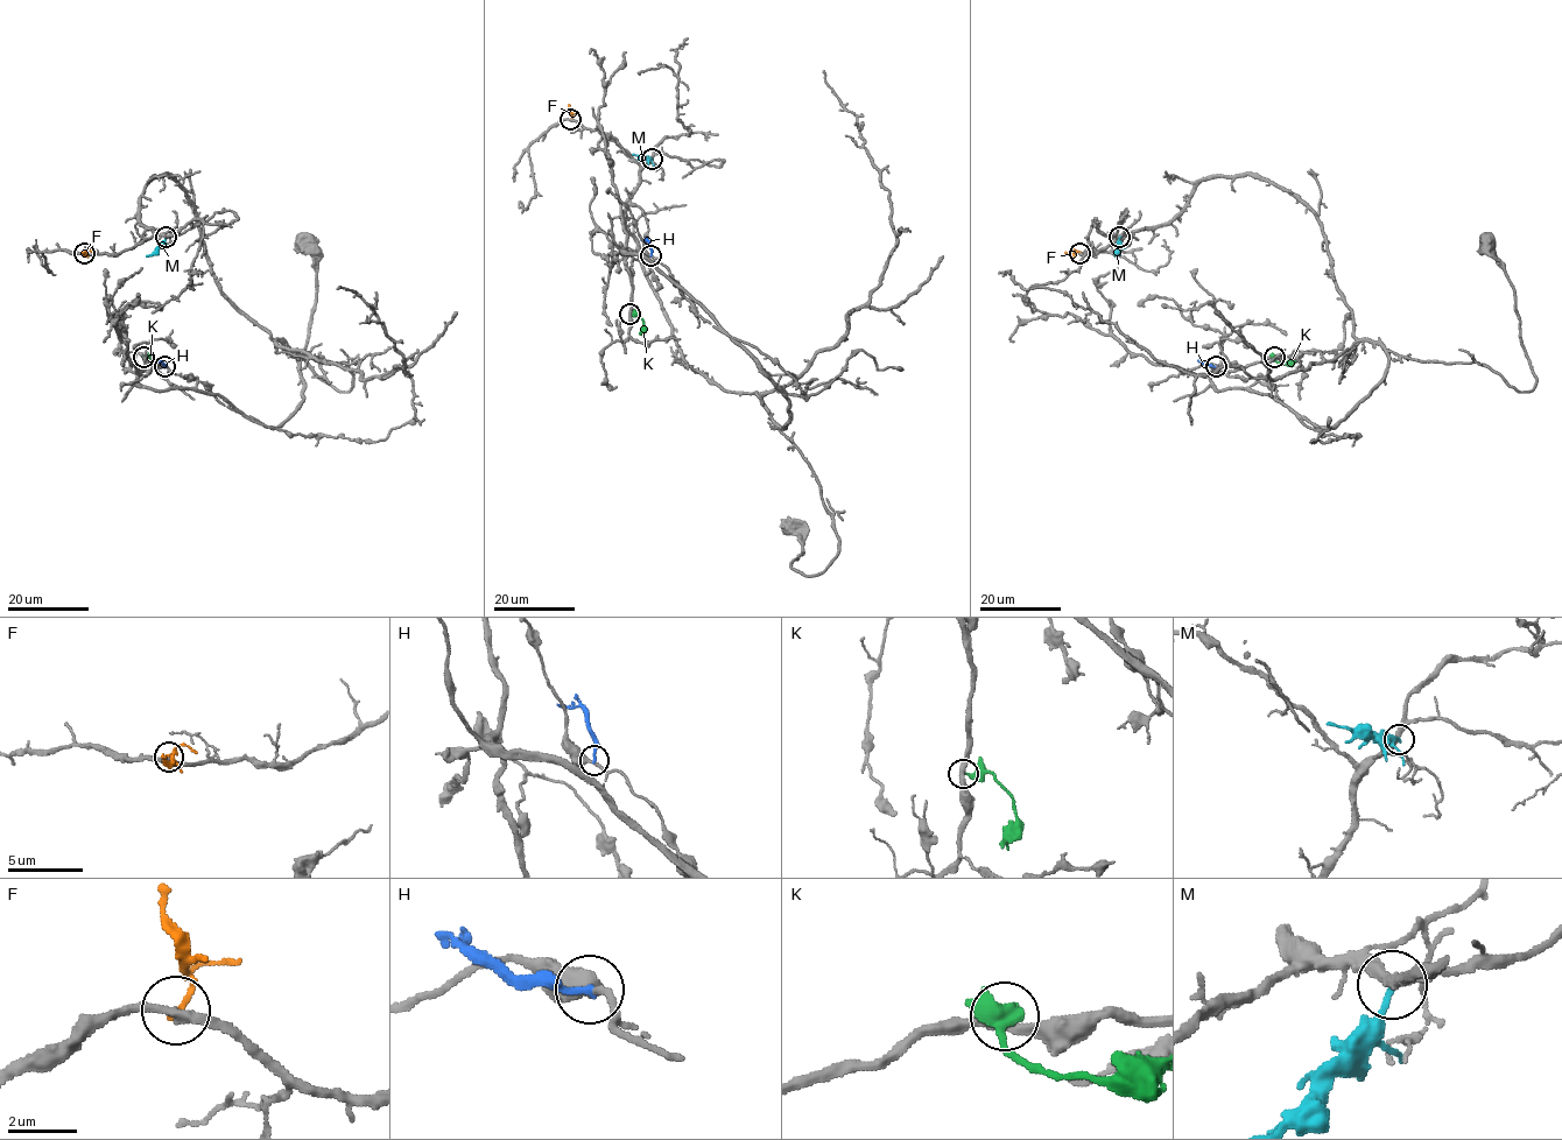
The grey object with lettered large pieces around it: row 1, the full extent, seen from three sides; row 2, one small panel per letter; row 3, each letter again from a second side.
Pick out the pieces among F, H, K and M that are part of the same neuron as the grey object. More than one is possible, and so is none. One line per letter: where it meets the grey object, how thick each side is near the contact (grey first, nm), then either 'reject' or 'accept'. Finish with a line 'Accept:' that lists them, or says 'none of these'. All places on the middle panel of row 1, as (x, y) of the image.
F: meets grey at (570, 119); 280 nm thick on the grey side, 190 nm on the other; reject
H: meets grey at (651, 255); 320 nm thick on the grey side, 220 nm on the other; reject
K: meets grey at (630, 314); 320 nm thick on the grey side, 280 nm on the other; reject
M: meets grey at (652, 159); 360 nm thick on the grey side, 200 nm on the other; reject
Accept: none of these

